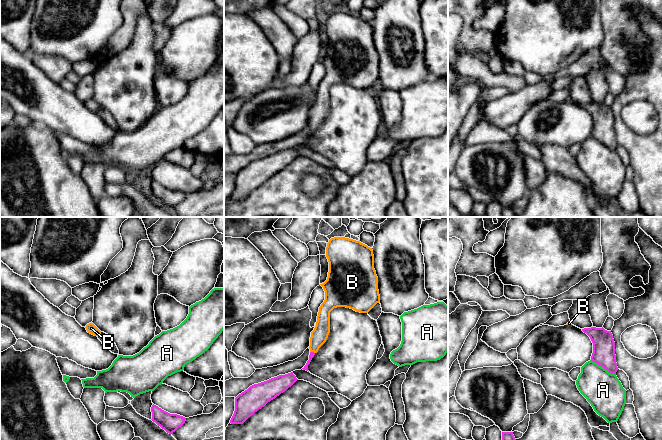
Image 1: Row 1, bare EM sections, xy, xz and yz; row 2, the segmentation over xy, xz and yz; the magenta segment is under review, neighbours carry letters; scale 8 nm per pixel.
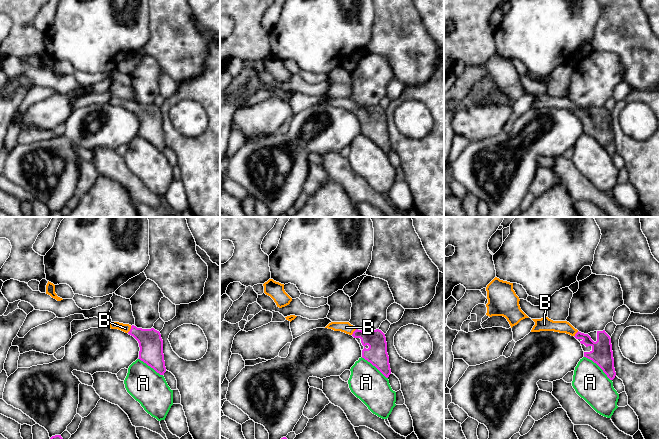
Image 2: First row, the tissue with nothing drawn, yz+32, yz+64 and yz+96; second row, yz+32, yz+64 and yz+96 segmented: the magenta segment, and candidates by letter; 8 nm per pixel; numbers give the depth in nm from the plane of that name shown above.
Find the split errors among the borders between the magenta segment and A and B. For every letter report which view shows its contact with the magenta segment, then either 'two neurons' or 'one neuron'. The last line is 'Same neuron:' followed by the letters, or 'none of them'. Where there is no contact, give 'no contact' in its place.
A: contact in yz; two neurons
B: contact in xz; one neuron
Same neuron: B

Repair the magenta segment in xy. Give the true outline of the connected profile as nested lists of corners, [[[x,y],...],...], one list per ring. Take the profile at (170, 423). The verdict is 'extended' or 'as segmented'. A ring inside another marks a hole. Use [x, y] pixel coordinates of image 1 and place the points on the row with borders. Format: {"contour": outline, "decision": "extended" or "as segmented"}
{"contour": [[[154,404],[151,407],[151,412],[152,412],[151,420],[169,434],[175,432],[186,421],[185,417],[177,414],[170,414]]], "decision": "as segmented"}

